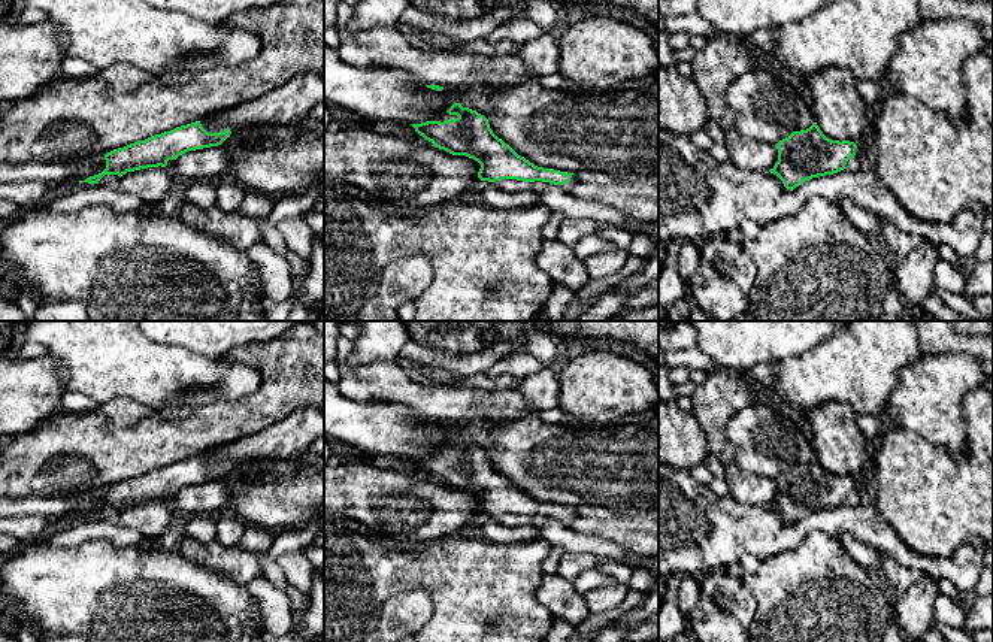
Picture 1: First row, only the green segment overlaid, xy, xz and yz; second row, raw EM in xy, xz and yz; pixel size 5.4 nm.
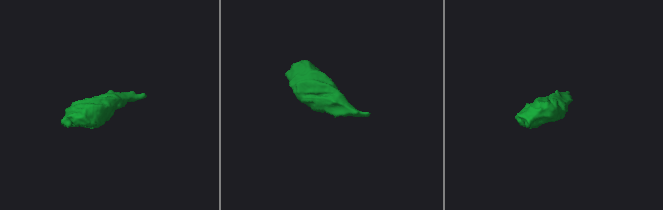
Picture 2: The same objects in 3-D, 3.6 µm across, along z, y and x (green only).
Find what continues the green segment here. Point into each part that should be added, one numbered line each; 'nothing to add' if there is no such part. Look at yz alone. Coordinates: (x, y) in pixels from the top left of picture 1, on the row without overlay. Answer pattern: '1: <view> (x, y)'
nothing to add

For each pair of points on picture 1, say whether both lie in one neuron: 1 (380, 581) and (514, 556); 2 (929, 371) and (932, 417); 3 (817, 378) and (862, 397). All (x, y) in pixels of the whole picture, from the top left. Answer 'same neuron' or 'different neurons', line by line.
1: same neuron
2: same neuron
3: same neuron

